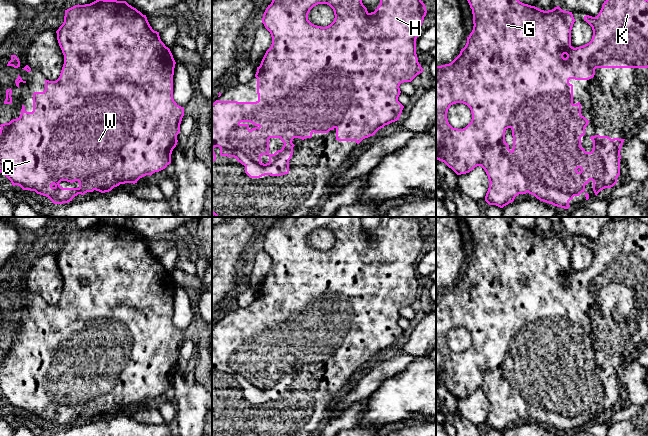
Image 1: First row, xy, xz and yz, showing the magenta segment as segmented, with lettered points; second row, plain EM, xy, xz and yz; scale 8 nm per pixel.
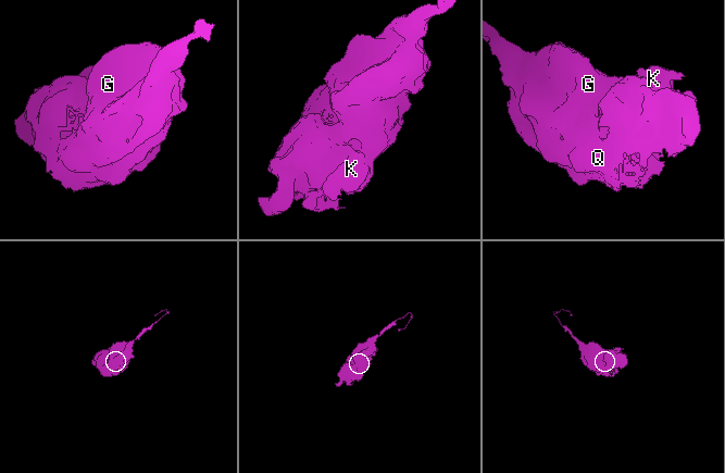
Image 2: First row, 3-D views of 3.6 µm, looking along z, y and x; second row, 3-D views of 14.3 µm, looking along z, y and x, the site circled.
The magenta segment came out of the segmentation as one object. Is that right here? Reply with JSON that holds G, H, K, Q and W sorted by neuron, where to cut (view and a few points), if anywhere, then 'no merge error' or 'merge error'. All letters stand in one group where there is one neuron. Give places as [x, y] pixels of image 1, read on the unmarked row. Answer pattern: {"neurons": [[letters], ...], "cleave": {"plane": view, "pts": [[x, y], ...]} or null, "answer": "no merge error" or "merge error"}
{"neurons": [["G", "H", "K", "Q", "W"]], "cleave": null, "answer": "no merge error"}

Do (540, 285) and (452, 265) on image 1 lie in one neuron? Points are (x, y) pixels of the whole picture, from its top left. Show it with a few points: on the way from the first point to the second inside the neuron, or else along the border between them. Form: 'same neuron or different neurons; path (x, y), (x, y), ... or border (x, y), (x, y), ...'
different neurons; border (461, 272), (460, 276), (446, 288)

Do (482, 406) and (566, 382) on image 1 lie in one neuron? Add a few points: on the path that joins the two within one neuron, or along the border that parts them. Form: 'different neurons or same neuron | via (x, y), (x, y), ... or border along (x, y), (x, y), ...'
different neurons | border along (477, 389), (484, 394), (489, 406), (485, 422)

